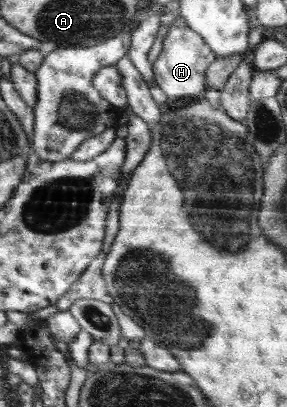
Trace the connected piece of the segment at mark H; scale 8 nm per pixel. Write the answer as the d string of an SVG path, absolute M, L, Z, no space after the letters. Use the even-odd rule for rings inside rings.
M182 18L175 21L163 40L162 51L154 63L153 76L156 83L166 93L169 101L175 101L182 97L201 95L206 88L207 69L218 54L210 48L203 46L199 33L187 26Z

